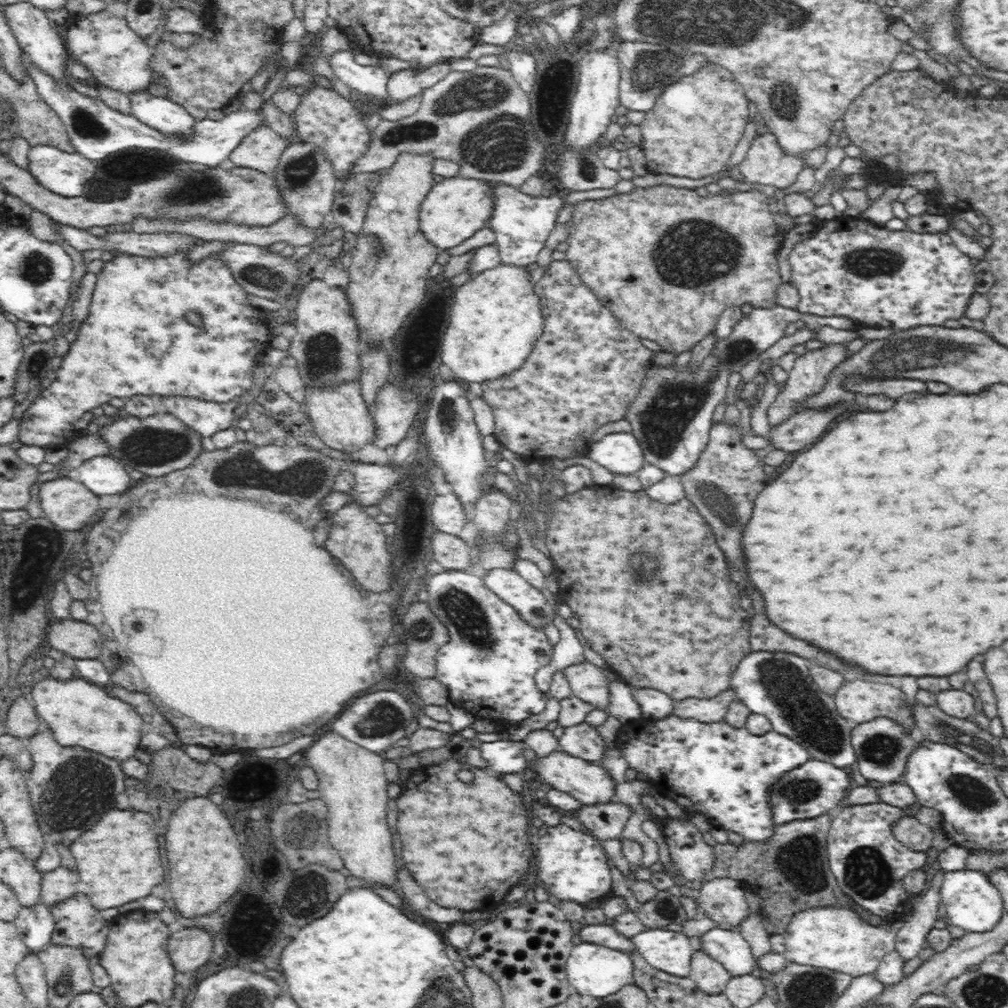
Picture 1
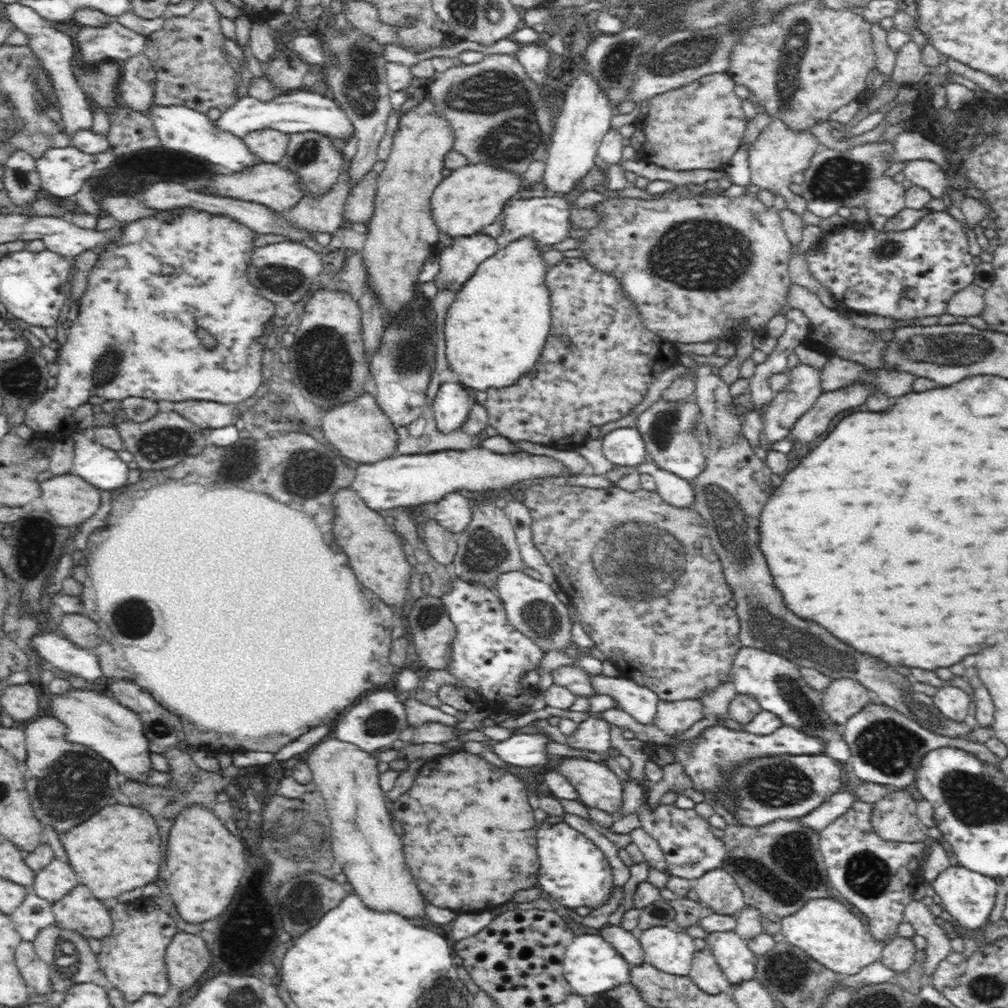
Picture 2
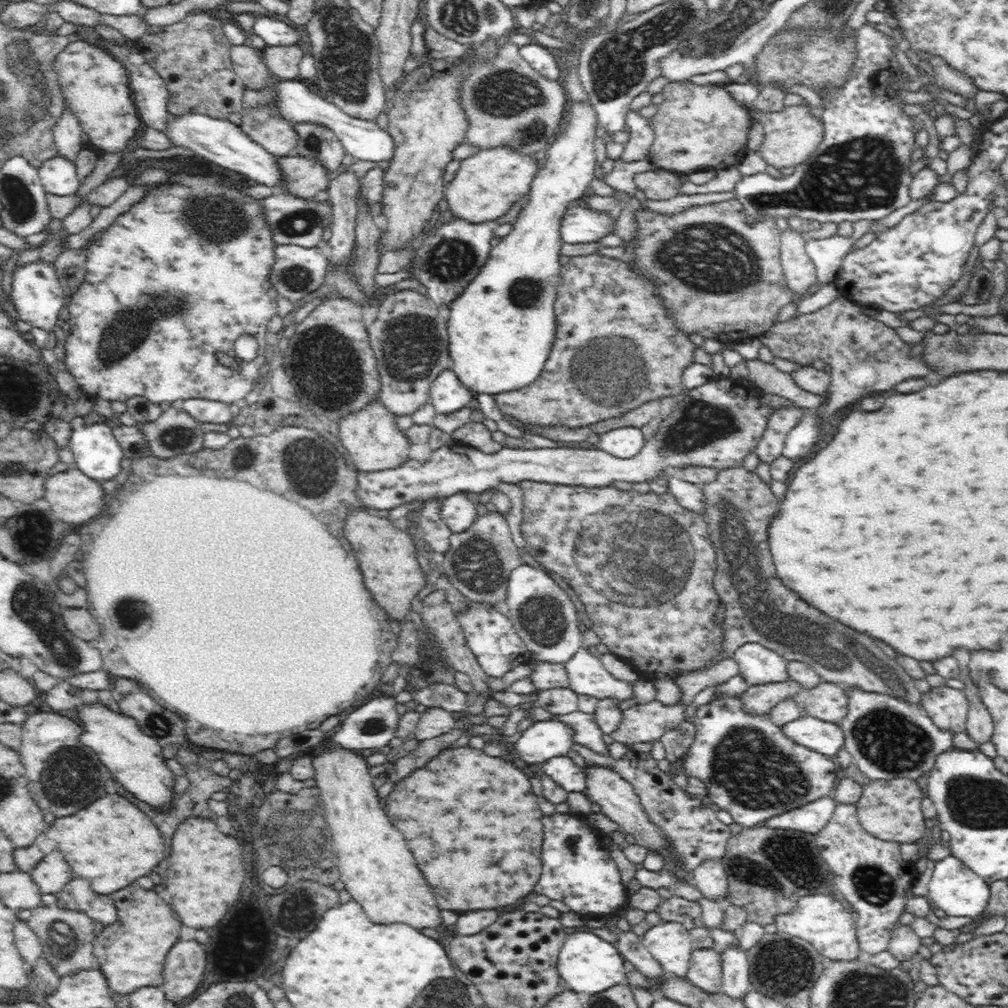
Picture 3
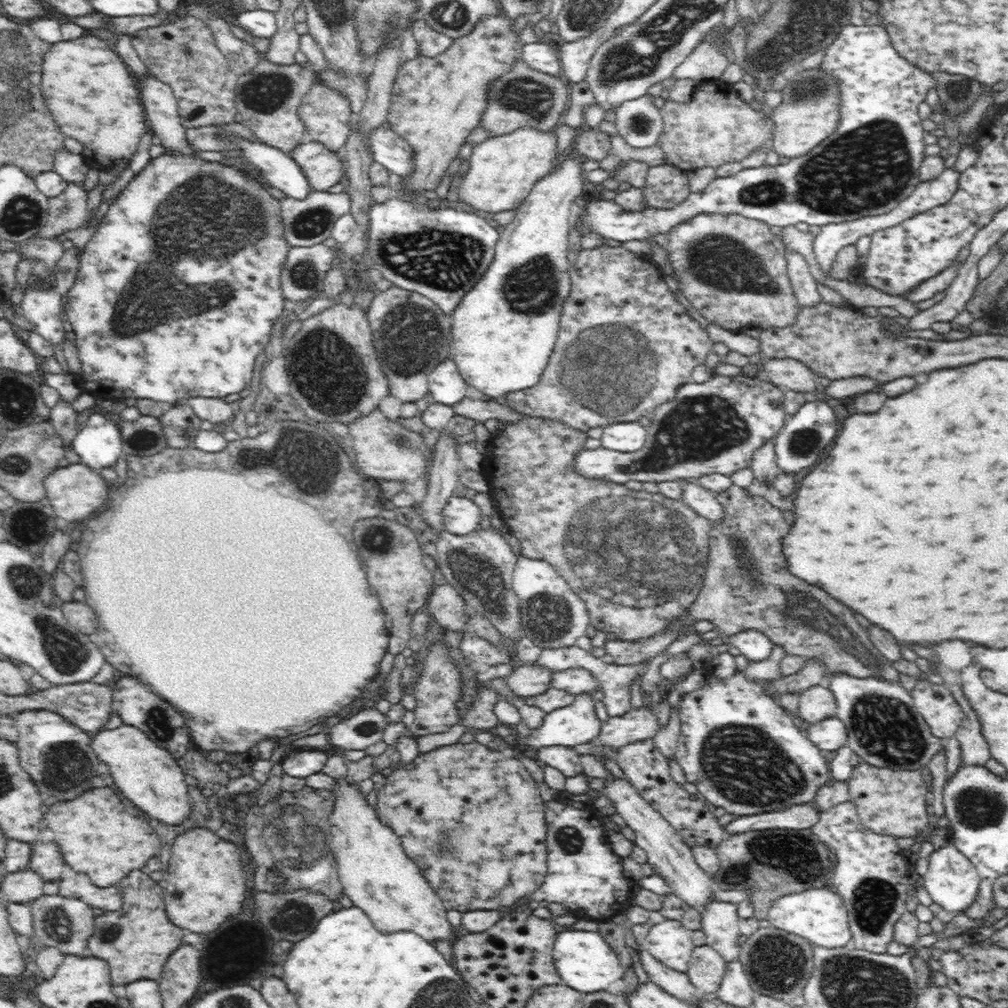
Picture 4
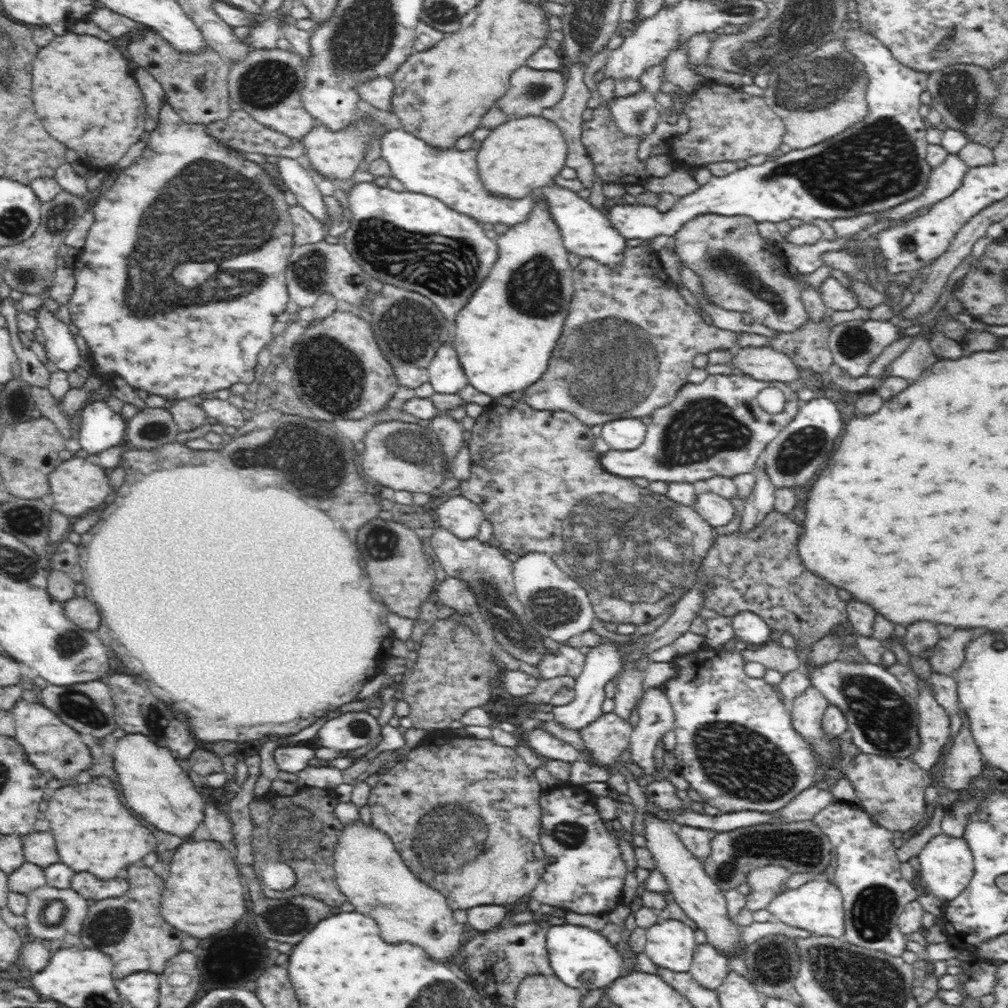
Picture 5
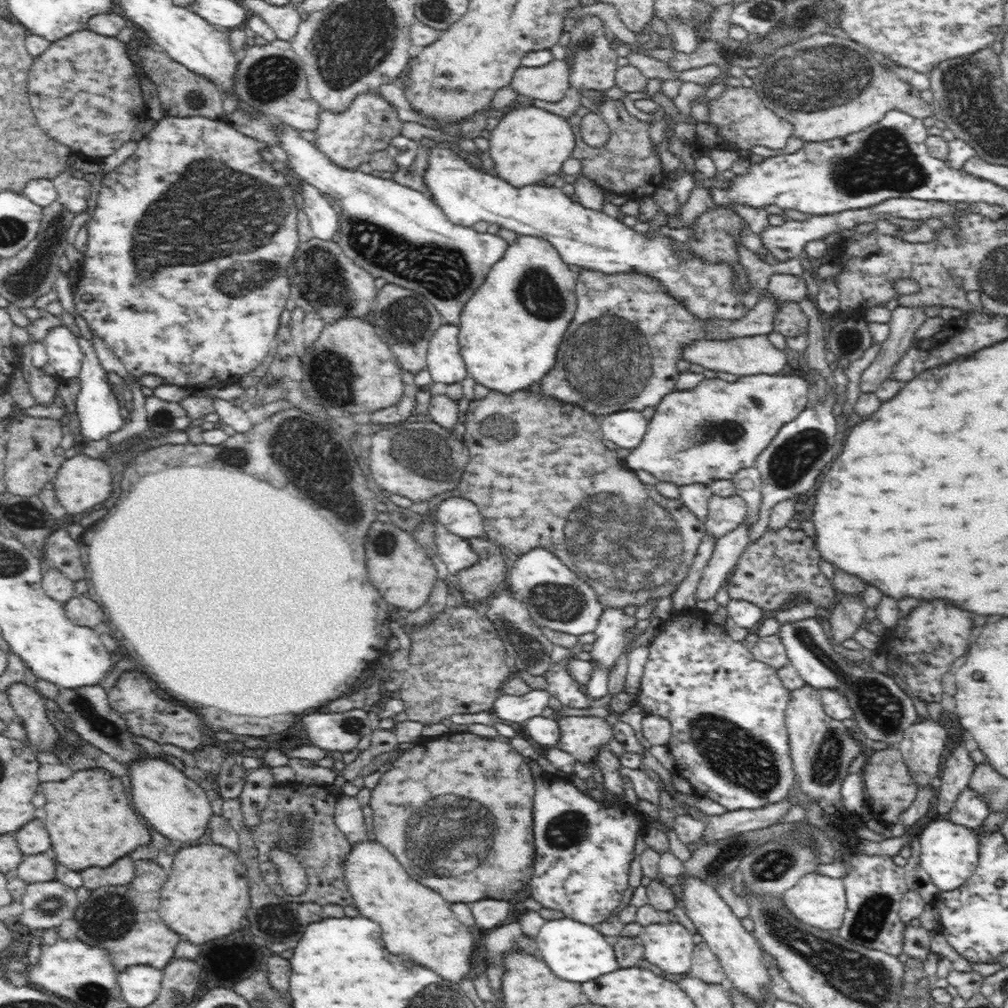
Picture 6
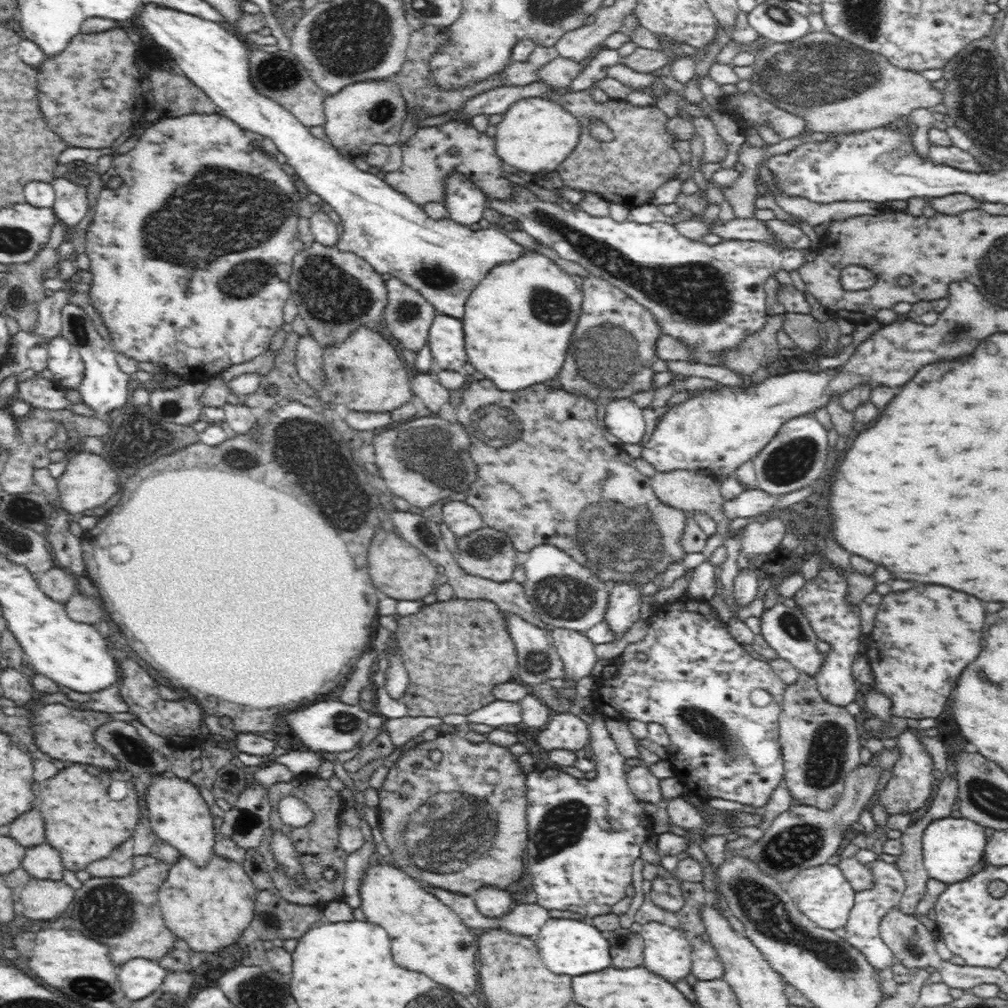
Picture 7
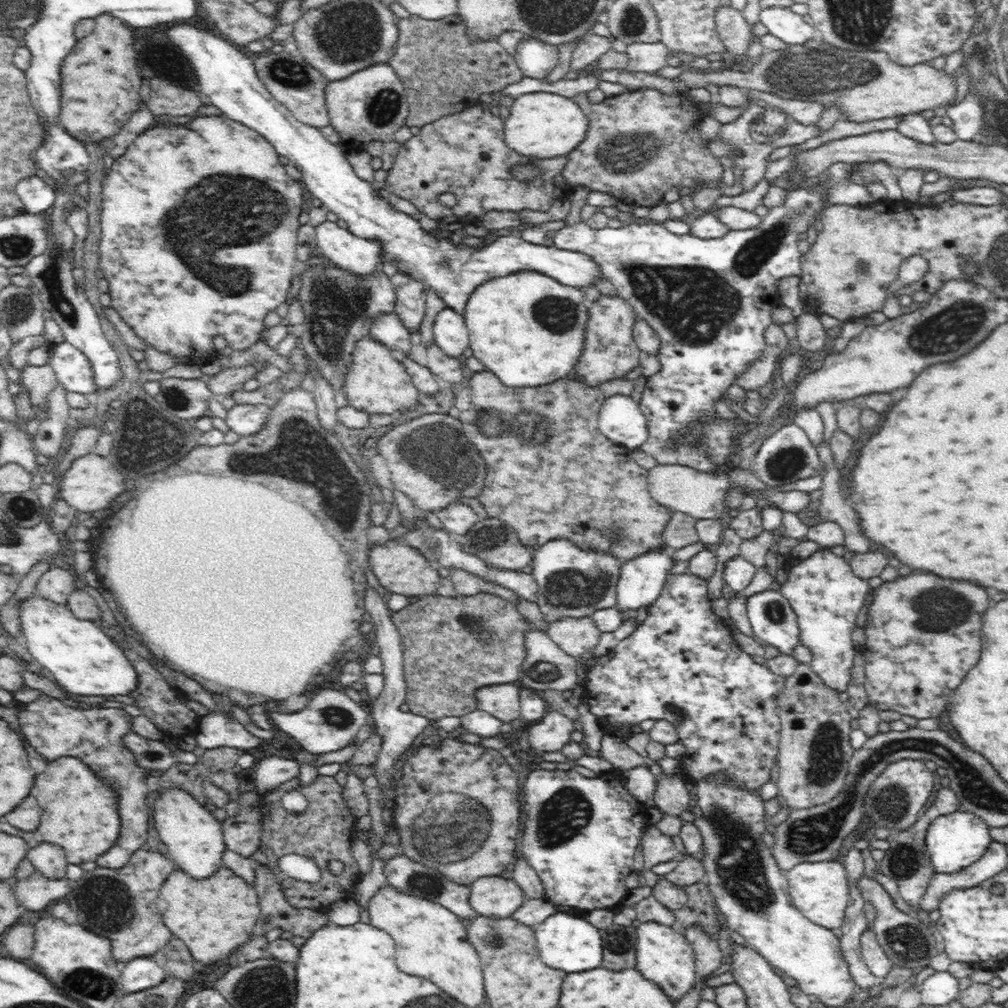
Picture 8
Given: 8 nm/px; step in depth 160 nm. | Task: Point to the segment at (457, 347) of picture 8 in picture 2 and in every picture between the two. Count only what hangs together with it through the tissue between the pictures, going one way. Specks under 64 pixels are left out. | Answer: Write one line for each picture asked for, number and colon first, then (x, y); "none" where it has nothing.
2: (451, 403)
3: (448, 395)
4: (446, 385)
5: (446, 375)
6: (446, 365)
7: (446, 336)

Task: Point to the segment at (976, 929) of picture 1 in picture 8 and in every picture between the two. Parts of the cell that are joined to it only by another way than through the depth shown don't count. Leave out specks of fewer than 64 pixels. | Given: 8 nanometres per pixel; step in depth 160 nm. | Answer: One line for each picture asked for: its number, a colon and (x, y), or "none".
2: (968, 897)
3: (957, 891)
4: (952, 880)
5: (947, 863)
6: (949, 852)
7: (952, 846)
8: (954, 841)

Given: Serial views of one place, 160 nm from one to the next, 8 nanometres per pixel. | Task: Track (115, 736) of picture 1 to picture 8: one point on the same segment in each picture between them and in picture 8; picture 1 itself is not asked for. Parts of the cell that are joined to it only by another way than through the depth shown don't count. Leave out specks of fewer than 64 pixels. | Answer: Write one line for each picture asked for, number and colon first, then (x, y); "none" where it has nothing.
2: (115, 732)
3: (134, 759)
4: (143, 770)
5: (154, 786)
6: (176, 805)
7: (178, 814)
8: (194, 837)

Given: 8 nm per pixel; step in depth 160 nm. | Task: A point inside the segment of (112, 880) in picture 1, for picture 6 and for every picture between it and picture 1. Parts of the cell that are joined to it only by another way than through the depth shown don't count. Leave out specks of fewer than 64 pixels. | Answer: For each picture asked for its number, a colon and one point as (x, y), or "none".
2: (119, 849)
3: (107, 843)
4: (97, 836)
5: (95, 833)
6: (89, 818)

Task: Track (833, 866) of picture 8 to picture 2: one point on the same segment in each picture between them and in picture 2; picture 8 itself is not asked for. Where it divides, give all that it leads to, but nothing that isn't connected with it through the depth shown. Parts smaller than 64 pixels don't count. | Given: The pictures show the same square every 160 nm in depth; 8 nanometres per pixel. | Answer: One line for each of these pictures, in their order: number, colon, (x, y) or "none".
2: (829, 933)
3: (821, 920)
4: (818, 915)
5: (817, 906)
6: (818, 900)
7: (822, 893)

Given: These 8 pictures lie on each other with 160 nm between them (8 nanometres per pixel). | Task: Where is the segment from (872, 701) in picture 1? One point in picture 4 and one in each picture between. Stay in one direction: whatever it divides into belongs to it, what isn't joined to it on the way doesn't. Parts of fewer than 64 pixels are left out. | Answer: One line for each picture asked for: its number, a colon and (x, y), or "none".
2: (842, 698)
3: (827, 701)
4: (816, 703)

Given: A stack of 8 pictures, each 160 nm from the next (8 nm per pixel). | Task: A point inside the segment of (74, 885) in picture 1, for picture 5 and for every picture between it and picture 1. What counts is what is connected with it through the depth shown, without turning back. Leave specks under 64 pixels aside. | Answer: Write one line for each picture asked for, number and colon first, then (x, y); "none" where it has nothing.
2: (57, 879)
3: (53, 873)
4: (47, 861)
5: (39, 848)

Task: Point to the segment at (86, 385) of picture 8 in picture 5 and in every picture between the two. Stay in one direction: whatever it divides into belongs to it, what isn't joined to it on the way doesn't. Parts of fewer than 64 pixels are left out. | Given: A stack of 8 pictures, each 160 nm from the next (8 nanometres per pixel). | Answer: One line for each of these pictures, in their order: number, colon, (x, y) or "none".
5: (61, 347)
6: (65, 356)
7: (66, 365)

